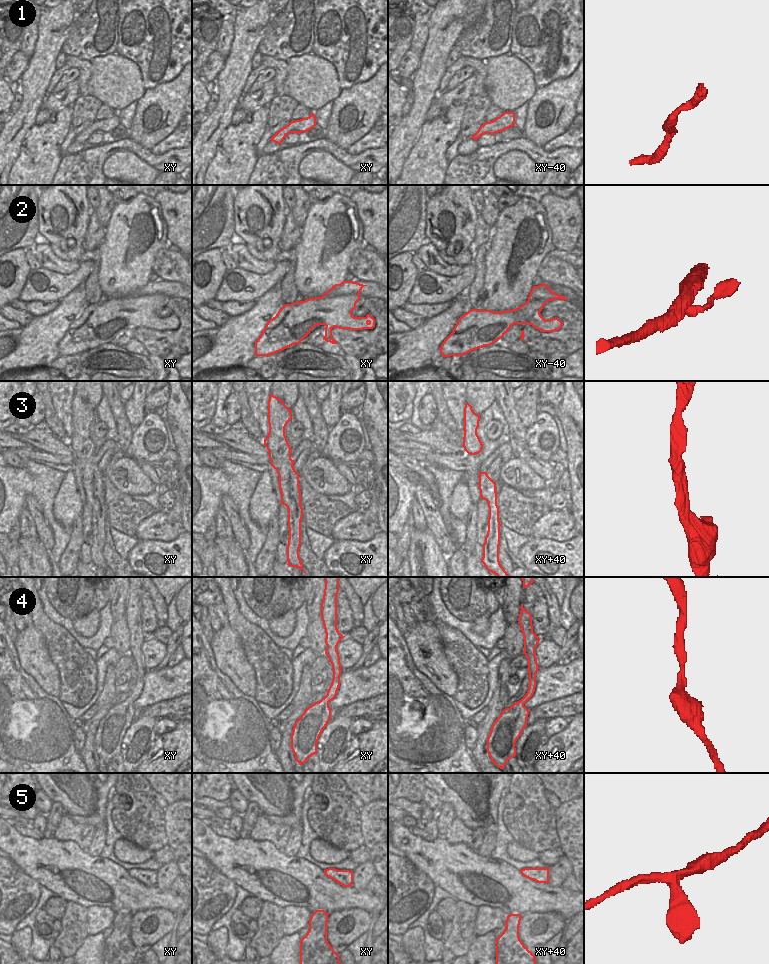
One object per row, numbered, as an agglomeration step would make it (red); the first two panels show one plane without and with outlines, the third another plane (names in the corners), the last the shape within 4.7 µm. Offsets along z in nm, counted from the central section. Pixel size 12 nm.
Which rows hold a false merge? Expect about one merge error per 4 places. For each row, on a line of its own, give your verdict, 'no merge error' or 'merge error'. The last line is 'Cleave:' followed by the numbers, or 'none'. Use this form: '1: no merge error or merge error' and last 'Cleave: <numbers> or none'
1: no merge error
2: merge error
3: no merge error
4: no merge error
5: no merge error
Cleave: 2

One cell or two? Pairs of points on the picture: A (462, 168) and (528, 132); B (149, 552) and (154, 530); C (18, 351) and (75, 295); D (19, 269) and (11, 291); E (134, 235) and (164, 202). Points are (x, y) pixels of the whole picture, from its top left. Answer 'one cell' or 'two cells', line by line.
A: two cells
B: two cells
C: one cell
D: one cell
E: two cells

